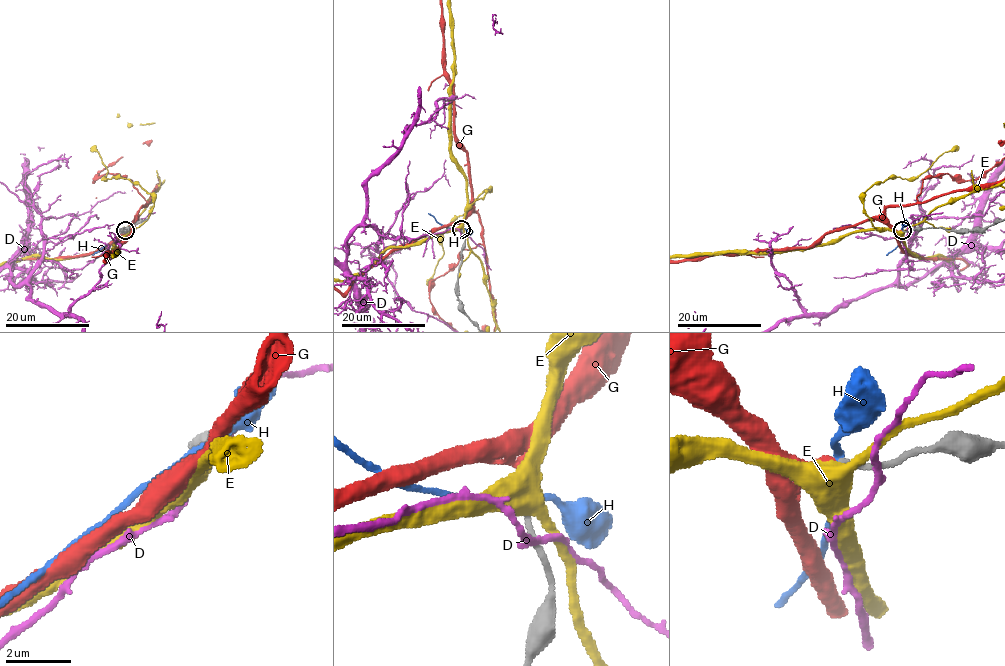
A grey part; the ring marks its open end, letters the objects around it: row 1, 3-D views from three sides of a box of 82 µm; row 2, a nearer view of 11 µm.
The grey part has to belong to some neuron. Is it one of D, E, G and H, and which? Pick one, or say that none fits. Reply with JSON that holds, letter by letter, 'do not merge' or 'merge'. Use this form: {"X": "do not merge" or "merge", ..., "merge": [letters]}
{"D": "do not merge", "E": "do not merge", "G": "merge", "H": "do not merge", "merge": ["G"]}

